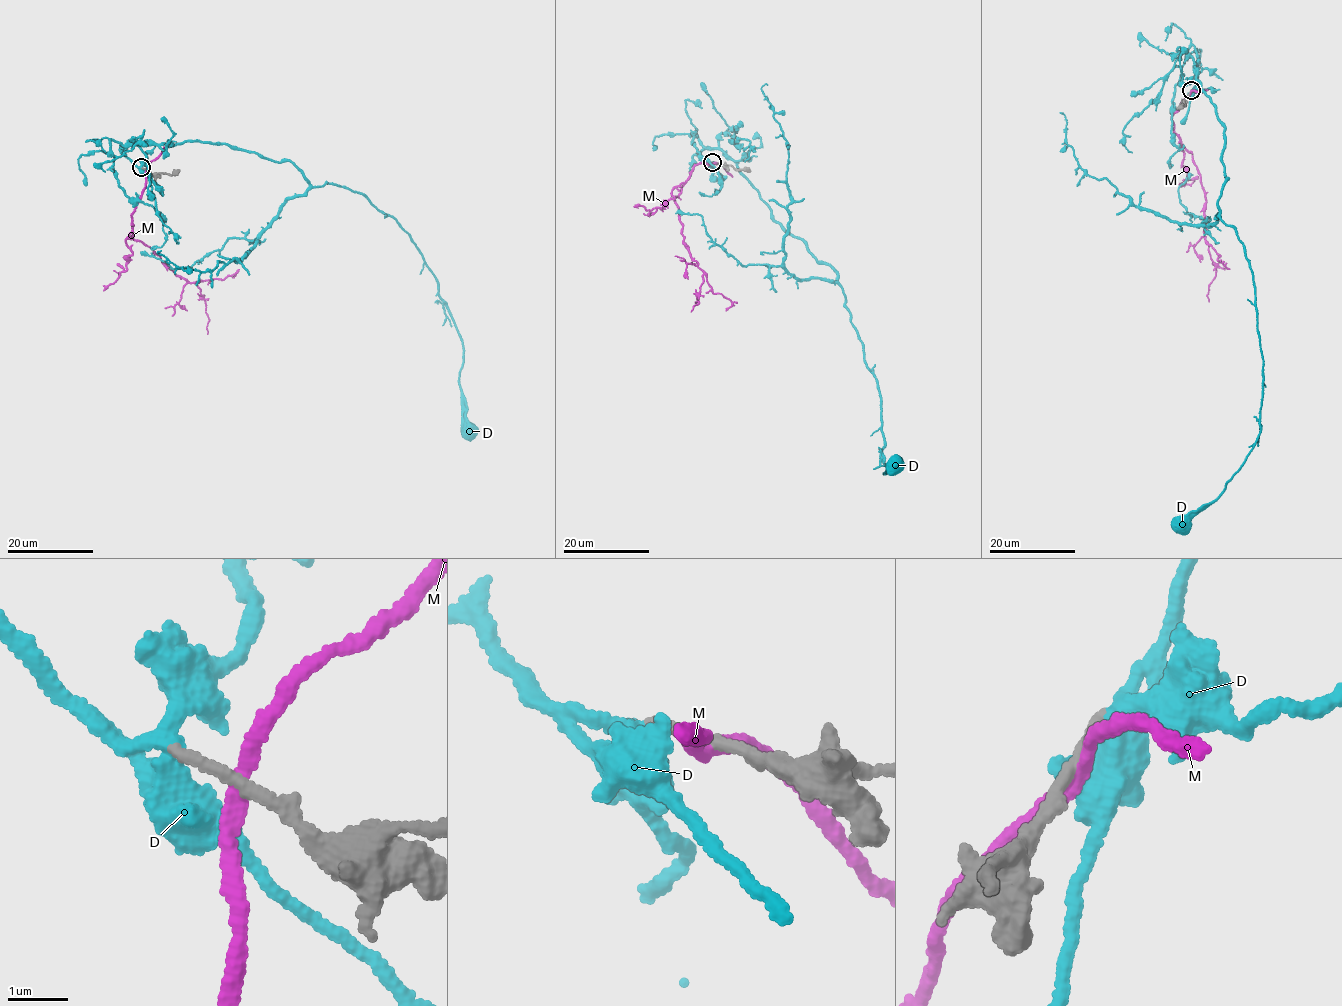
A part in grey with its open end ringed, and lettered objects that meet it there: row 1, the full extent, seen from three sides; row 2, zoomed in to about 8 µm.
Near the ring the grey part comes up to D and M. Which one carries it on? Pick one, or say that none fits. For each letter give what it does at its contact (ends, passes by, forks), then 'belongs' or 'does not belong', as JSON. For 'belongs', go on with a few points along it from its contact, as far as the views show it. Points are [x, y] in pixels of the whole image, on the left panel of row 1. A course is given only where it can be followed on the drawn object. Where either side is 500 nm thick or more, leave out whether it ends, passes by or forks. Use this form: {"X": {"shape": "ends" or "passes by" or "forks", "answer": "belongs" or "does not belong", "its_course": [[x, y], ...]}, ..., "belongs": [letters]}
{"D": {"shape": "forks", "answer": "belongs", "its_course": [[141, 168], [125, 148], [223, 143], [291, 162], [311, 185], [364, 195], [393, 218], [463, 350], [470, 430]]}, "M": {"shape": "passes by", "answer": "does not belong"}, "belongs": ["D"]}

